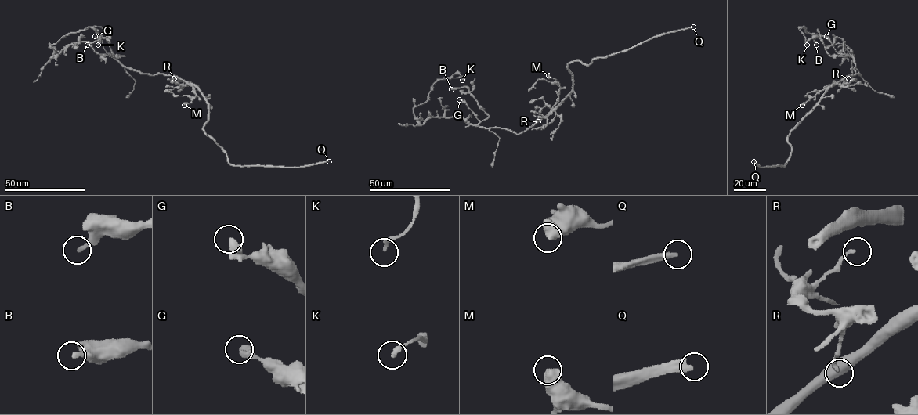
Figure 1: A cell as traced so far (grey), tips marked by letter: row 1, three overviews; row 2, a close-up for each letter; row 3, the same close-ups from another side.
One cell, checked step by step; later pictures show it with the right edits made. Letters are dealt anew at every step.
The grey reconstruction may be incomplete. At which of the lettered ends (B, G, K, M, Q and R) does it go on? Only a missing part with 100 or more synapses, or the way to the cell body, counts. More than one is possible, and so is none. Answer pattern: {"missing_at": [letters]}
{"missing_at": ["Q"]}

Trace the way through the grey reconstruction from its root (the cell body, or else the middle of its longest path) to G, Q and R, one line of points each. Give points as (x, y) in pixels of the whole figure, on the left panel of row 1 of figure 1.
G: (172, 75), (150, 75), (126, 68), (113, 57), (116, 55), (106, 51), (103, 42), (95, 36)
Q: (172, 75), (193, 84), (204, 97), (208, 121), (203, 130), (230, 164), (300, 167), (329, 161)
R: (172, 75), (186, 84), (180, 86), (174, 78)

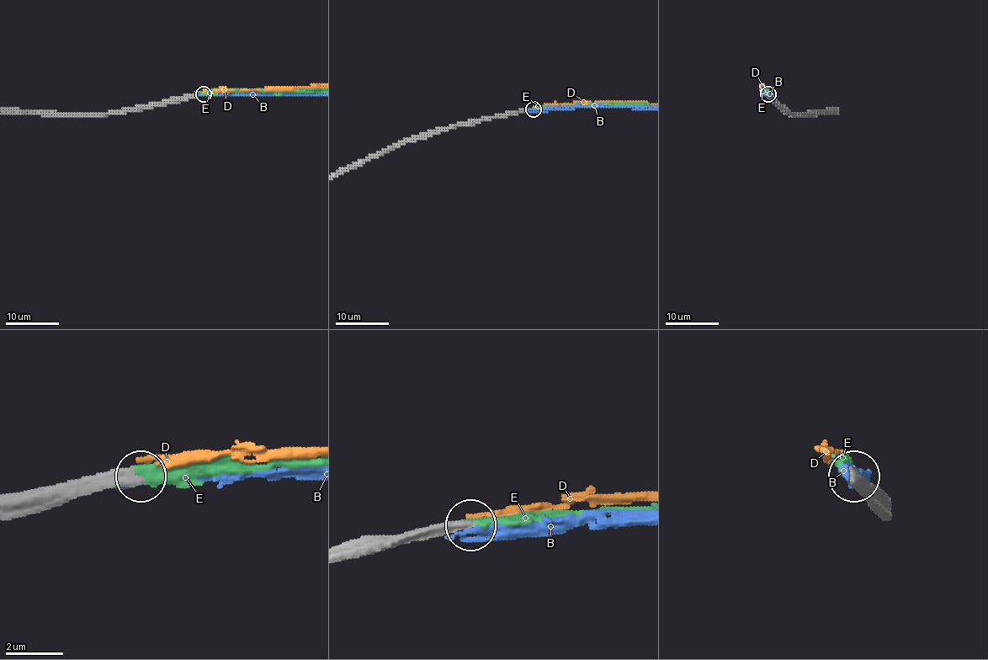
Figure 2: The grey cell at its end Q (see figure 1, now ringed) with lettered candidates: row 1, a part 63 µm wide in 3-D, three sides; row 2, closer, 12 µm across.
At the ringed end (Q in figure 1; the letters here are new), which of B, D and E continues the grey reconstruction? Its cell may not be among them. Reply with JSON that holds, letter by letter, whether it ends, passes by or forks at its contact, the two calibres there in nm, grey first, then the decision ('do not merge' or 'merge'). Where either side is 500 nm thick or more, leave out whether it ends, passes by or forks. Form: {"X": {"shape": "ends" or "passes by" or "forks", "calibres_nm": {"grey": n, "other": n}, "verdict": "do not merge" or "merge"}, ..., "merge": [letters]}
{"B": {"shape": "ends", "calibres_nm": {"grey": 480, "other": 280}, "verdict": "do not merge"}, "D": {"shape": "ends", "calibres_nm": {"grey": 400, "other": 140}, "verdict": "do not merge"}, "E": {"shape": "ends", "calibres_nm": {"grey": 400, "other": 360}, "verdict": "merge"}, "merge": ["E"]}

